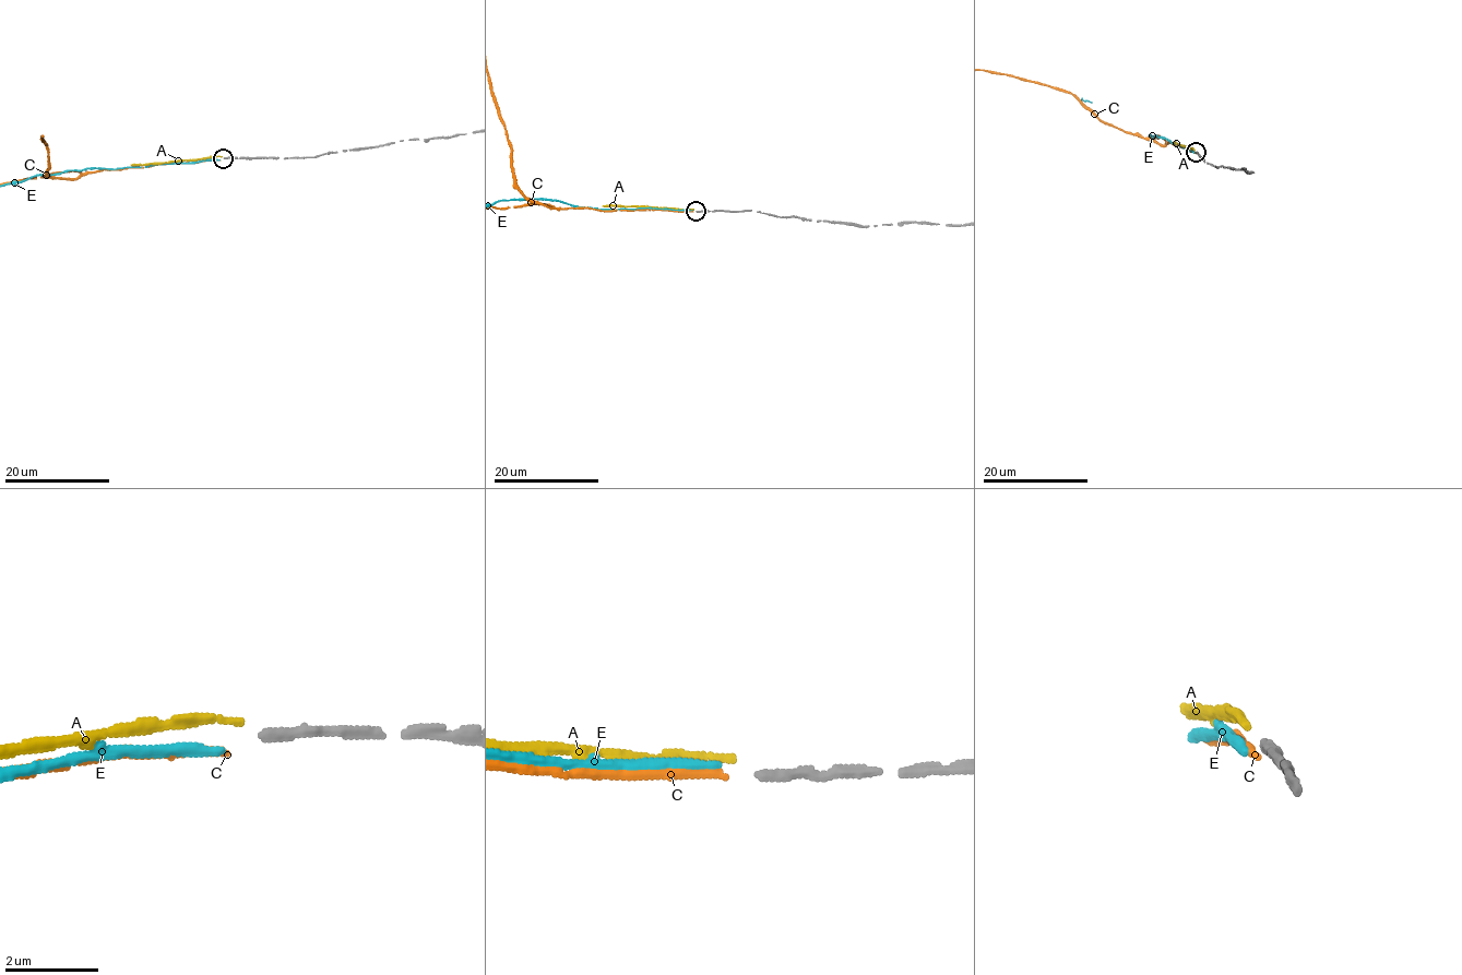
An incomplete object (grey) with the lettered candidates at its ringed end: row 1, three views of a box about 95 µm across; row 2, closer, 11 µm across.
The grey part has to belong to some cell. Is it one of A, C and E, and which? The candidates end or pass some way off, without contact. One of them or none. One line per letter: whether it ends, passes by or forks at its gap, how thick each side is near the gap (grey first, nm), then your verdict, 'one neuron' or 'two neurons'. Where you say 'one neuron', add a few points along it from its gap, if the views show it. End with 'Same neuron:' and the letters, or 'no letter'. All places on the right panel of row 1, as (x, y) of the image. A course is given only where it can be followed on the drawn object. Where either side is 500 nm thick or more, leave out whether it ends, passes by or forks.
A: it ends; calibres 200 and 140 nm; two neurons
C: it ends; calibres 200 and 160 nm; one neuron
E: it ends; calibres 200 and 180 nm; two neurons
Same neuron: C

